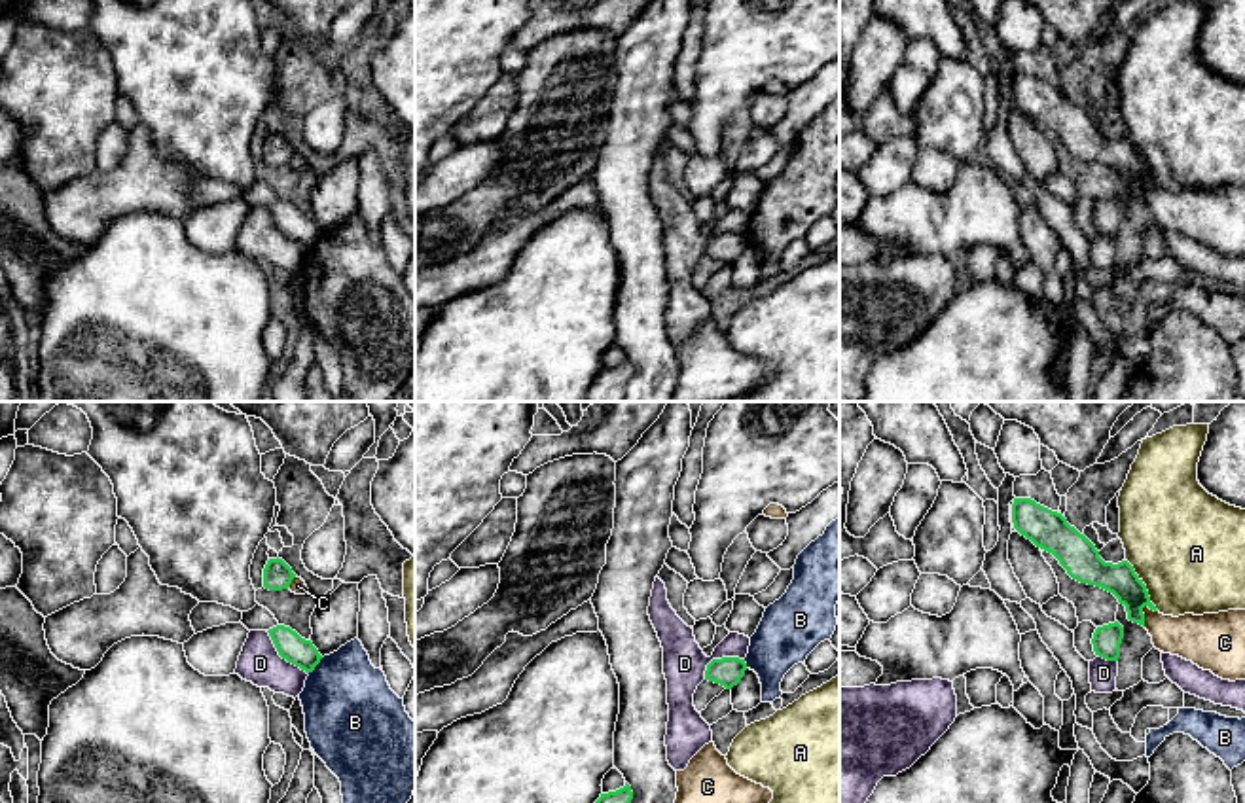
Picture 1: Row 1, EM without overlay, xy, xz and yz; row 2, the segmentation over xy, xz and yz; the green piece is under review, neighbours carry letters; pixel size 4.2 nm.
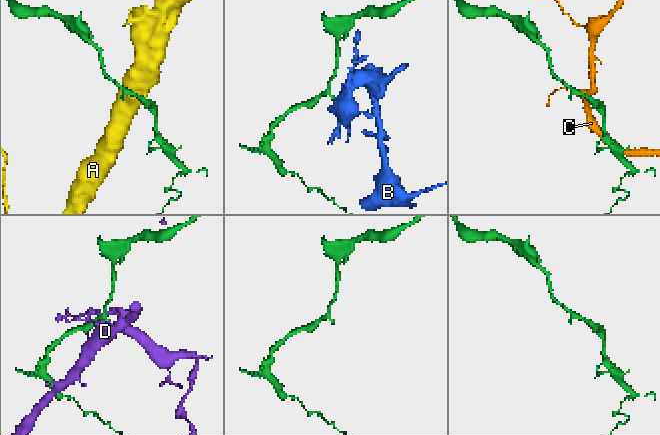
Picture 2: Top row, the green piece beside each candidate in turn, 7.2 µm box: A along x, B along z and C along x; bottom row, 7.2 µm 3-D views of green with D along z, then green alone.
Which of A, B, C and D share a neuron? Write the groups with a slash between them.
A / B / C / D

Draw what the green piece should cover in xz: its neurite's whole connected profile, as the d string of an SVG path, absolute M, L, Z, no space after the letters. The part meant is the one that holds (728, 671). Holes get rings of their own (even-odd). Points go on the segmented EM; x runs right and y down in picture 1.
M722 657L713 659L707 665L705 680L724 686L726 689L731 689L741 682L745 676L747 663L739 657Z

